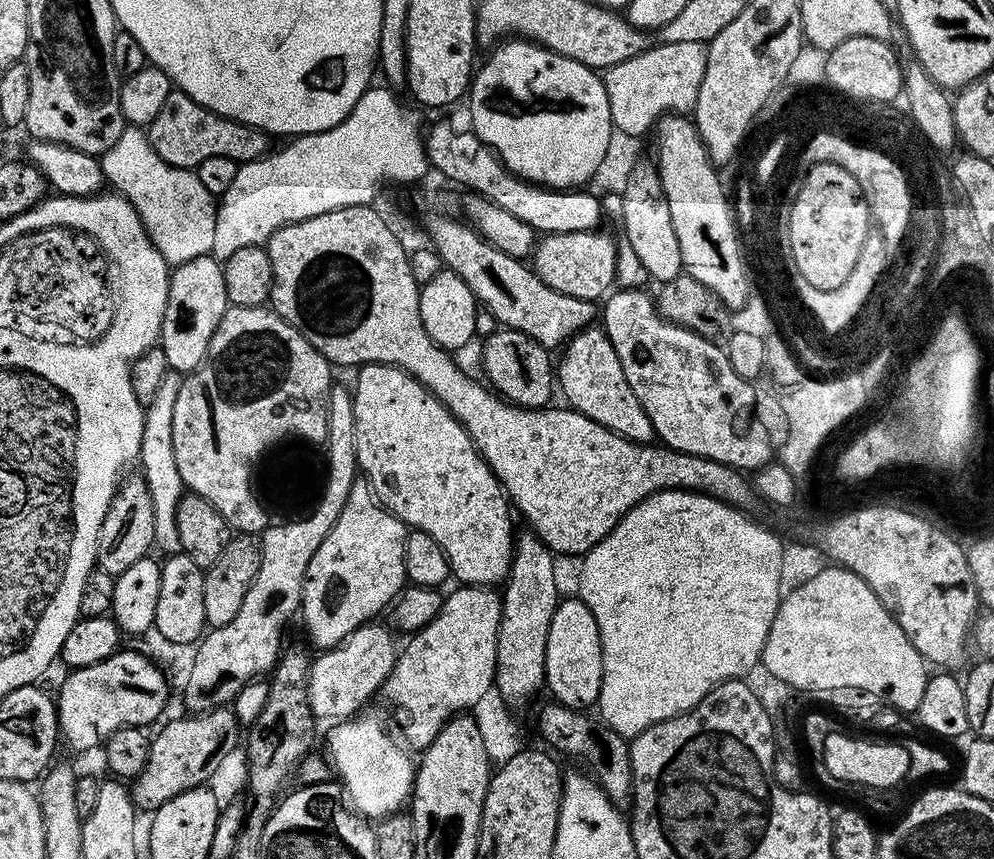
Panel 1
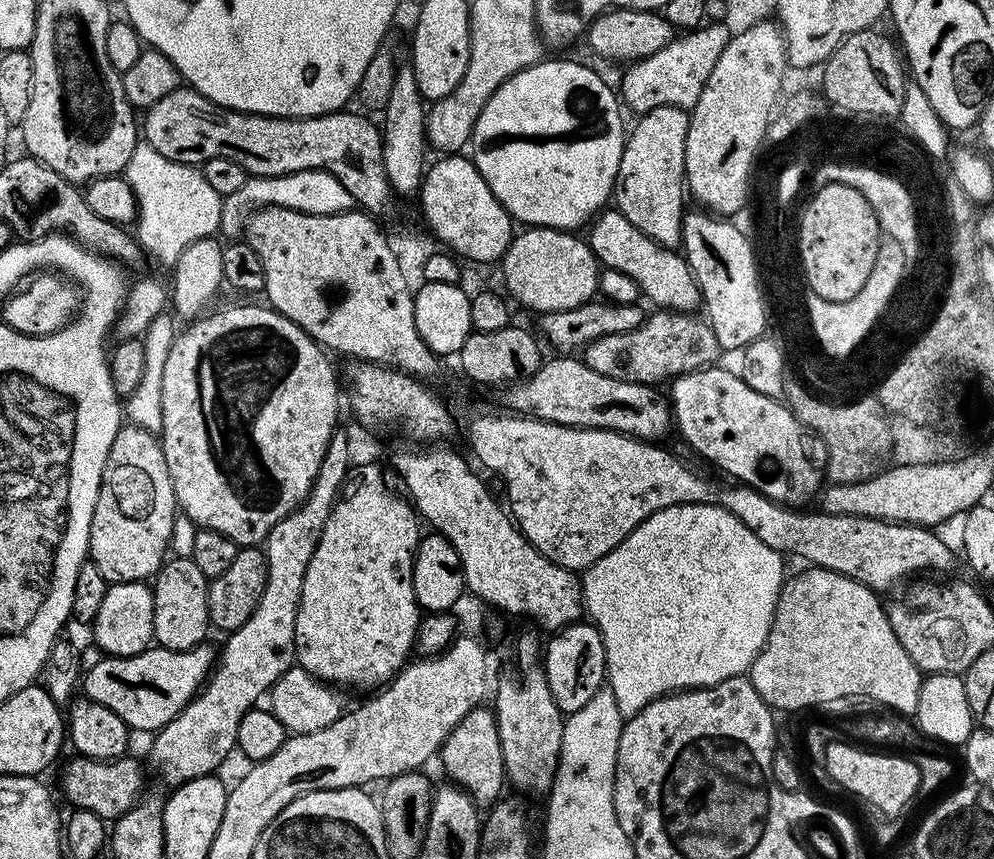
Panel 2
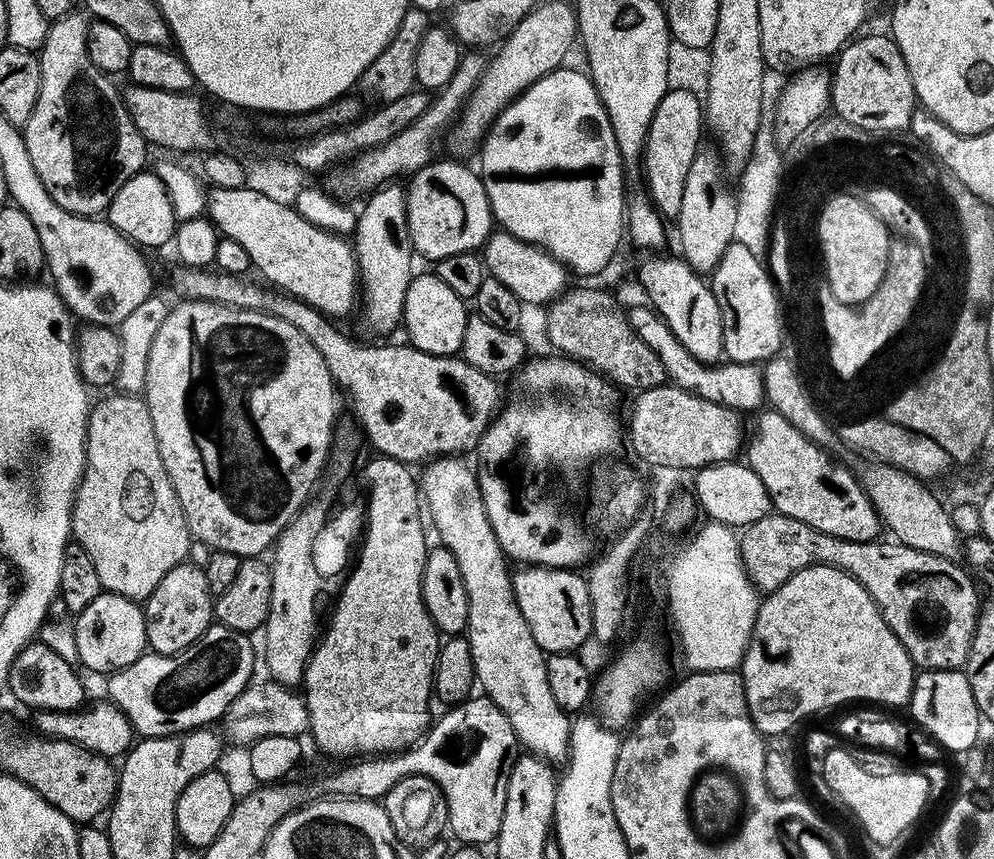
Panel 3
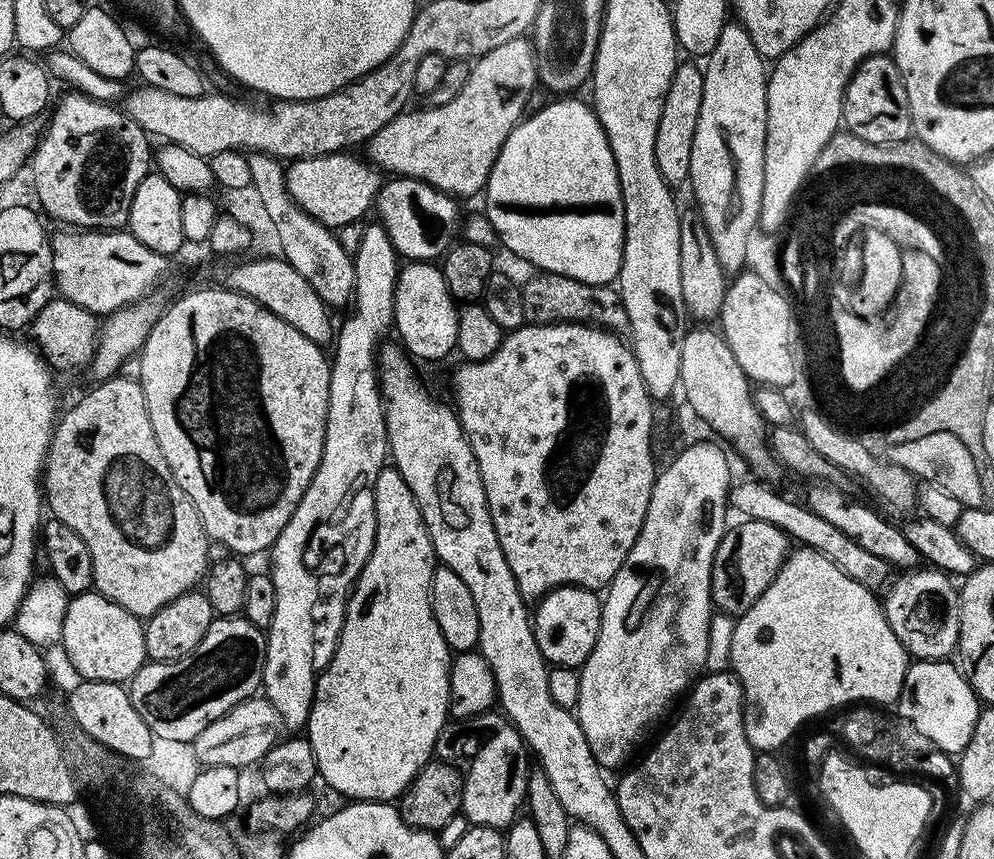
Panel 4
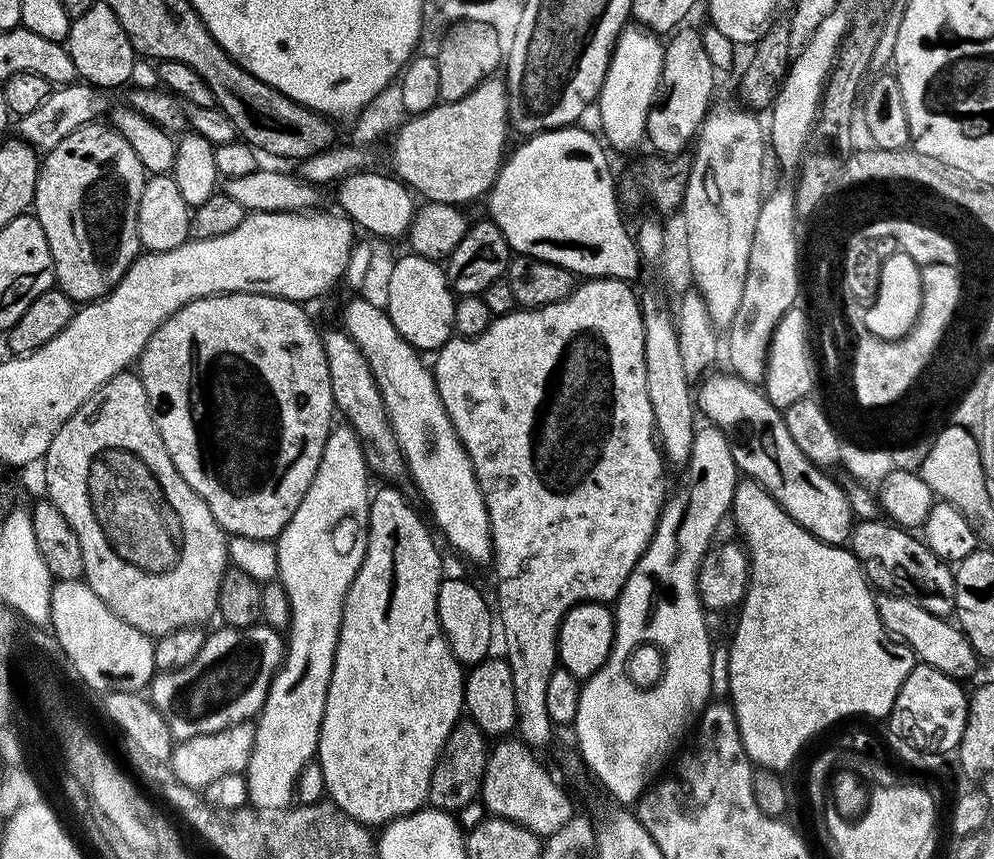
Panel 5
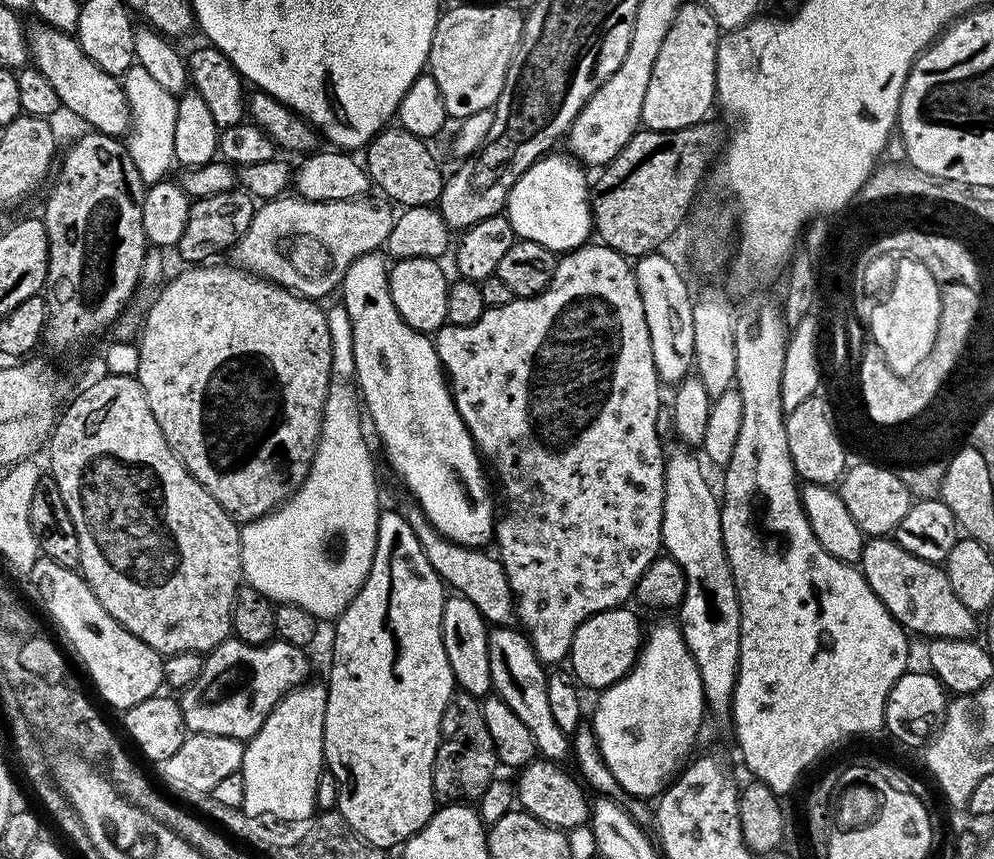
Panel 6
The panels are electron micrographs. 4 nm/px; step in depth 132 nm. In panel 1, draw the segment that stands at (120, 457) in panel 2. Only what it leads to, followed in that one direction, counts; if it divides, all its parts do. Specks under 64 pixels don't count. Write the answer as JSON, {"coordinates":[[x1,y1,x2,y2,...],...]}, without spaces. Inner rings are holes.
{"coordinates":[[136,474,119,485,116,497,108,508,106,518,100,527,100,537,96,543,96,563,99,568,106,570,111,576,119,576,134,562,145,559,149,555,148,547,153,547,155,538,154,510,152,509,151,494,143,475]]}

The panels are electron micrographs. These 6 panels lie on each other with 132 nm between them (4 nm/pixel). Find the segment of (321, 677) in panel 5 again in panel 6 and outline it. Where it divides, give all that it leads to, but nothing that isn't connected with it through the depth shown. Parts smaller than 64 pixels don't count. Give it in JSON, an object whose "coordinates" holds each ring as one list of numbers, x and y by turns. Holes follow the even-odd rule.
{"coordinates":[[305,682,288,692,276,704,252,739,244,746,244,761,240,767,242,782,246,786,242,811,253,818,273,816,276,820,300,820,307,822,317,811,316,795,320,776,326,770,324,762,324,723,328,690,323,683]]}

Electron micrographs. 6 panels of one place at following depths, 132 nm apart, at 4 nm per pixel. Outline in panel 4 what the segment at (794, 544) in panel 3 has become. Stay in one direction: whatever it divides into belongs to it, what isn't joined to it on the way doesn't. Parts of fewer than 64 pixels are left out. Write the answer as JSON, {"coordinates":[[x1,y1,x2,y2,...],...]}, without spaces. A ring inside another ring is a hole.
{"coordinates":[[743,519,734,528,729,527,715,551,711,568,711,596,713,605,733,618,745,613,765,592,778,574,790,551,790,538,774,524],[917,566,899,573,882,596,884,617,904,651,916,660,948,660,960,643,960,594,953,577,931,566]]}

